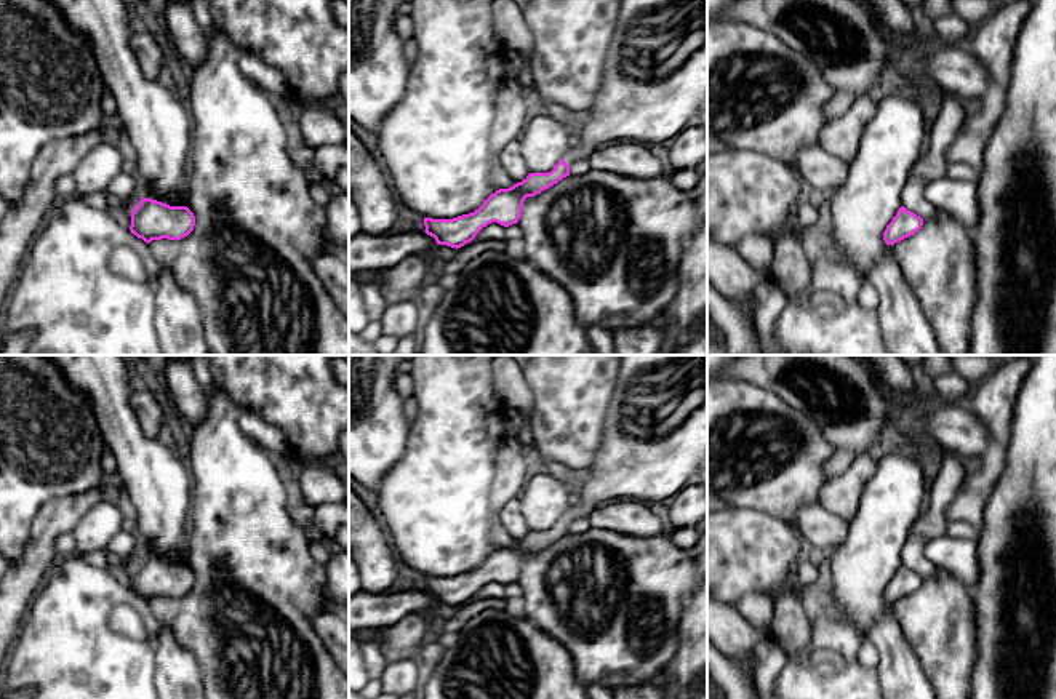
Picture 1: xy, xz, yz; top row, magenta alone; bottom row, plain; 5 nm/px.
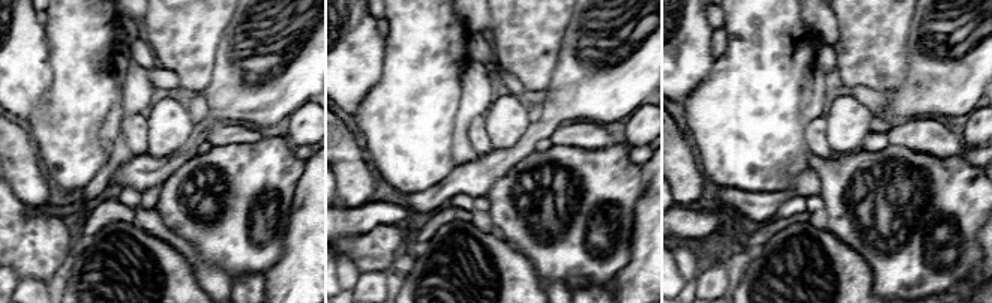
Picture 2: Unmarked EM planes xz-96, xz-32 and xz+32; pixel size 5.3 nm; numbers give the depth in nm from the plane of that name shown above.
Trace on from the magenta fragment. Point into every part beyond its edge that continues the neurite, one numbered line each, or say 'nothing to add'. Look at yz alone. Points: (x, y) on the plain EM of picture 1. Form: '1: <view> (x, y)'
nothing to add

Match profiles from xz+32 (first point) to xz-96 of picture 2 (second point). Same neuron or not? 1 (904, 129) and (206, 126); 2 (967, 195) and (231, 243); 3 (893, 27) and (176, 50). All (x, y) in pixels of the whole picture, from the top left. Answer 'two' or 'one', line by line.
1: one
2: one
3: one

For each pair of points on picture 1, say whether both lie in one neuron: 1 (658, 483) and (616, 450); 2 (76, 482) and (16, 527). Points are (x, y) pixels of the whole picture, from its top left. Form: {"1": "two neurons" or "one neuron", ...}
{"1": "one neuron", "2": "one neuron"}

